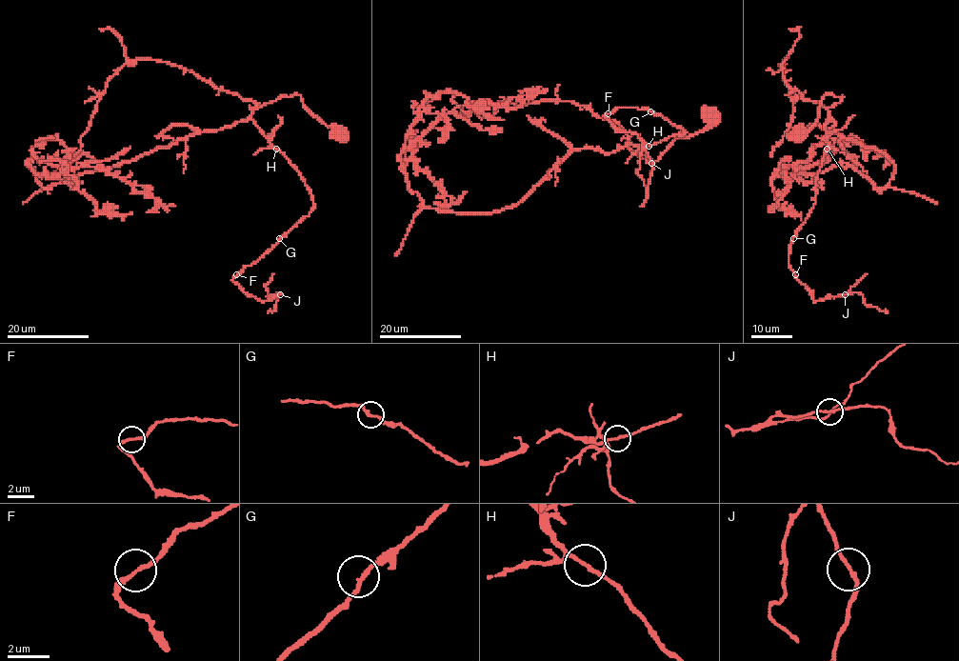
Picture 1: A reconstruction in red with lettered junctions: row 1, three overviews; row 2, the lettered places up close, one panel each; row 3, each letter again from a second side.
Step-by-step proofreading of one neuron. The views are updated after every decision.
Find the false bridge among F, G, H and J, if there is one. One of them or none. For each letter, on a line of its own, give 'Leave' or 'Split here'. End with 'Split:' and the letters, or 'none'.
F: Leave
G: Leave
H: Leave
J: Leave
Split: none

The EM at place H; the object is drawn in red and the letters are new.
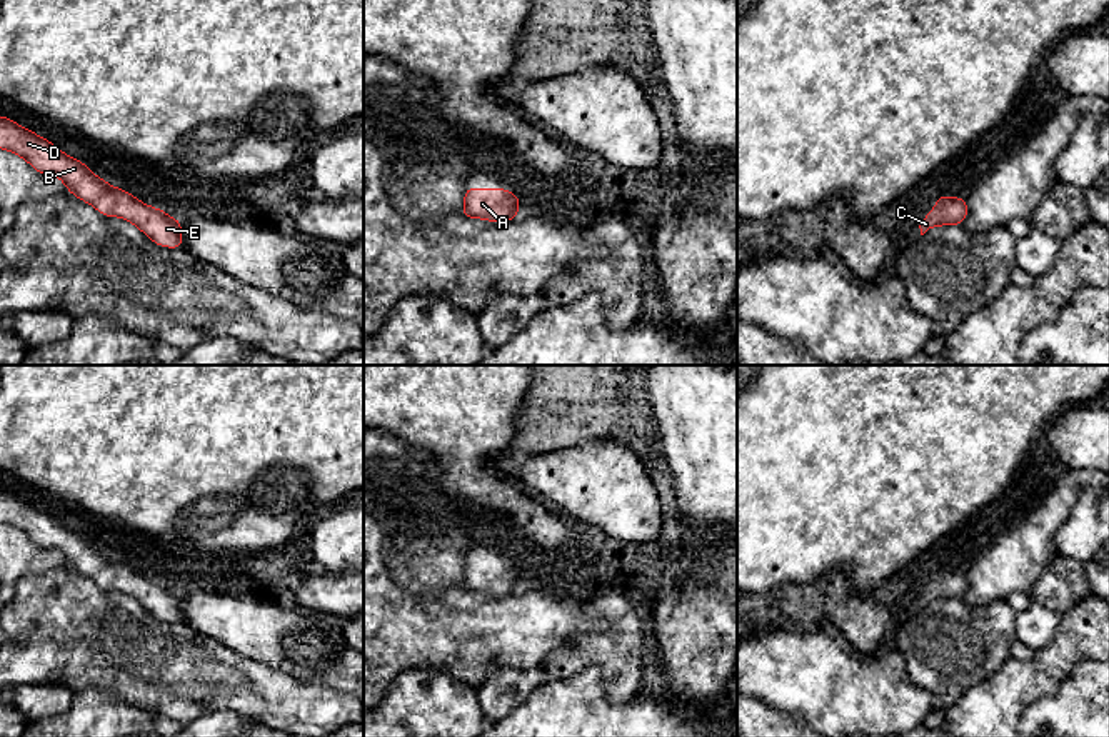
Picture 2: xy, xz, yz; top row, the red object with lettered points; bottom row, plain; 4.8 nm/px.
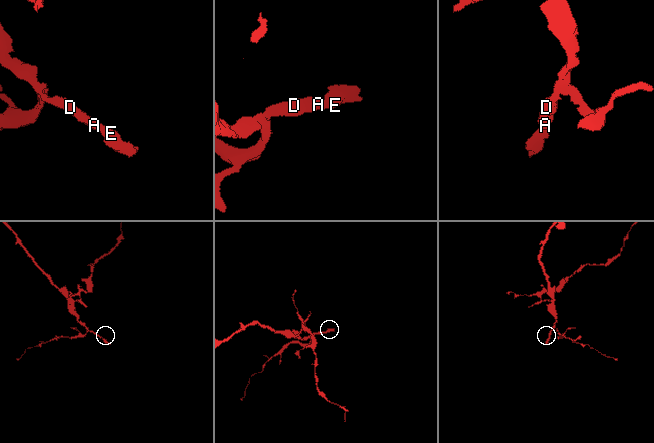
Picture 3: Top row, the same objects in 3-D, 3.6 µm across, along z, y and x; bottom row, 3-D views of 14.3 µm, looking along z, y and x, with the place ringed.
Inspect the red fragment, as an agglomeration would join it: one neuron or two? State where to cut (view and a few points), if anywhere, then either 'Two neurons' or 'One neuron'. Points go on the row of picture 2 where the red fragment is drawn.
No split. One neuron

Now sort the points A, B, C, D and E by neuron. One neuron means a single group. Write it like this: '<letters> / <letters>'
A B C D E

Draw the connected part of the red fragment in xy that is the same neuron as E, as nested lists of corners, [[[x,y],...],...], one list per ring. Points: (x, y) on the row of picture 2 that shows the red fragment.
[[[0,117],[0,148],[25,158],[37,172],[57,175],[68,192],[105,217],[123,217],[160,247],[182,248],[183,223],[163,210],[145,205],[125,190],[108,185],[80,160],[57,150],[50,140]]]

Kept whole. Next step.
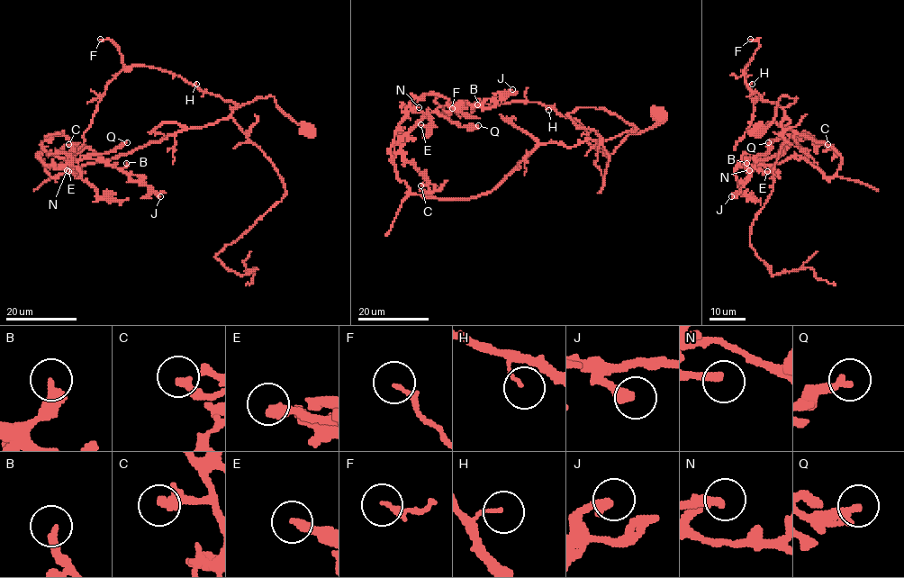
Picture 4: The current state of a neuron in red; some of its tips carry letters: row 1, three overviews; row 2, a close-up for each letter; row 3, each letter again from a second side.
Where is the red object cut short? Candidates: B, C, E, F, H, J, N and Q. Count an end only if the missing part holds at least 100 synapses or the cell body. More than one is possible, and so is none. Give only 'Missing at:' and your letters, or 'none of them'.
Missing at: none of them

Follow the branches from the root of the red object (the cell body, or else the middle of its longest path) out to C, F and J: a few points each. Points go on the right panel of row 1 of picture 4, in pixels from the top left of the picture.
C: (757, 129), (789, 96), (785, 127), (841, 158), (823, 177), (792, 137), (827, 144)
F: (757, 129), (772, 121), (782, 96), (796, 97), (781, 107), (747, 86), (744, 69), (759, 46), (750, 39)
J: (757, 129), (796, 97), (785, 127), (829, 145), (840, 167), (823, 177), (791, 143), (749, 158), (731, 196)

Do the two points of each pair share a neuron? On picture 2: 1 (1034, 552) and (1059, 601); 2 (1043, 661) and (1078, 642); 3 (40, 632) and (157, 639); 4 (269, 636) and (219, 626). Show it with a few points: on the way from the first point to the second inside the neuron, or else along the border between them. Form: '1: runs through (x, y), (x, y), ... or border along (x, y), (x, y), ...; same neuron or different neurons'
1: border along (1056, 552), (1029, 592); different neurons
2: runs through (1051, 659), (1056, 659), (1069, 646); same neuron
3: runs through (69, 632), (80, 632), (94, 639), (129, 639); same neuron
4: runs through (257, 627), (230, 626); same neuron

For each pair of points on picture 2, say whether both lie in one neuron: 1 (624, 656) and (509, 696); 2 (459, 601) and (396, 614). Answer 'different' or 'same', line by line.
1: same
2: same

